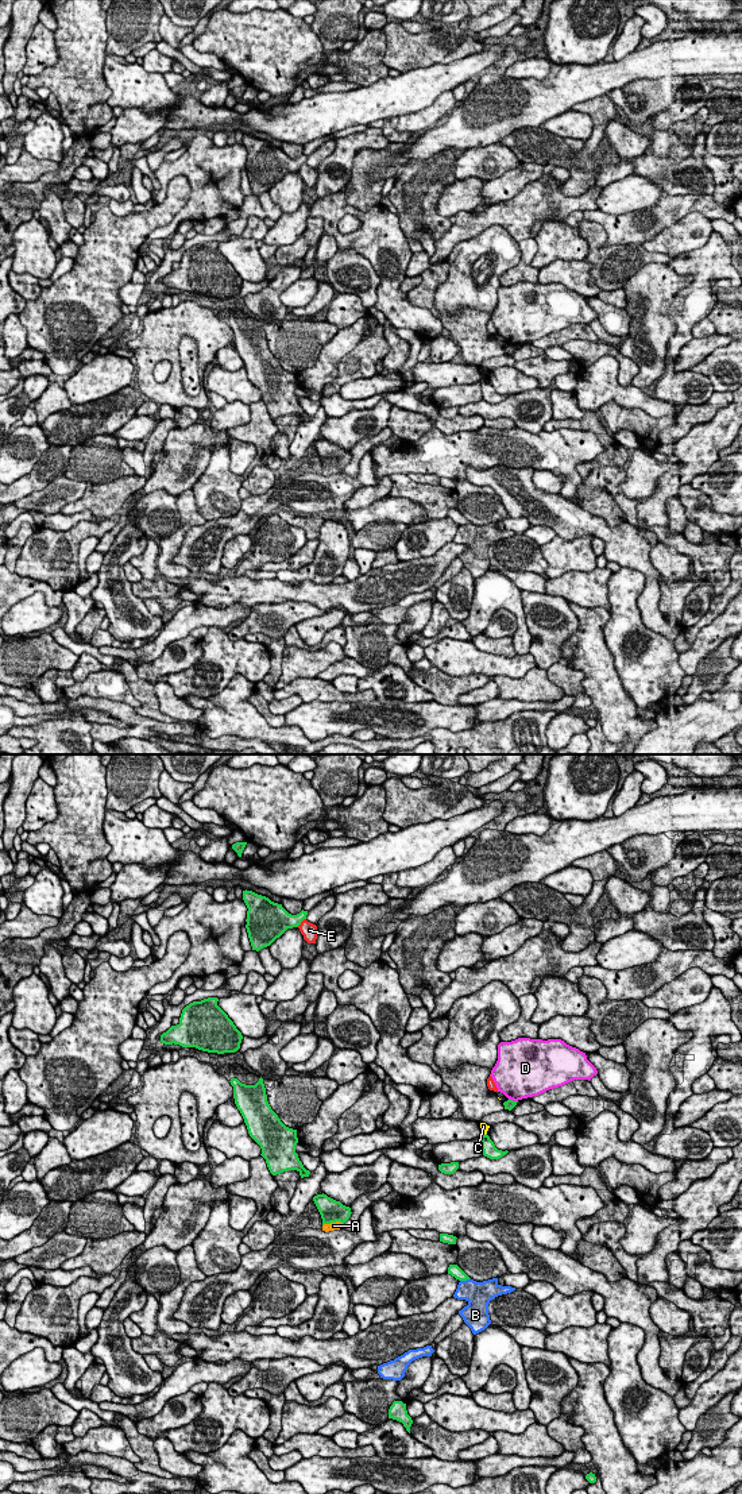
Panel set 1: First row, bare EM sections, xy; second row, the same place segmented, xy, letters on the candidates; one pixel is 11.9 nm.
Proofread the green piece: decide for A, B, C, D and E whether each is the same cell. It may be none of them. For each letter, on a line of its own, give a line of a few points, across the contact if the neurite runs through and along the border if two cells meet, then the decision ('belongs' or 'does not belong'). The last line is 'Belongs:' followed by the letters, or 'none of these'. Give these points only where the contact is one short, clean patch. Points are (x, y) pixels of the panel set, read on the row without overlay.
A: line xy (331, 455), (332, 466), (333, 470); belongs
B: does not belong
C: does not belong
D: line xy (509, 342), (517, 346); does not belong
E: does not belong
Belongs: A

